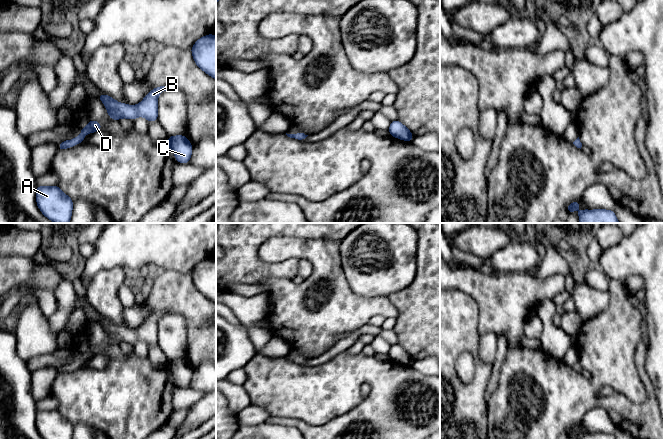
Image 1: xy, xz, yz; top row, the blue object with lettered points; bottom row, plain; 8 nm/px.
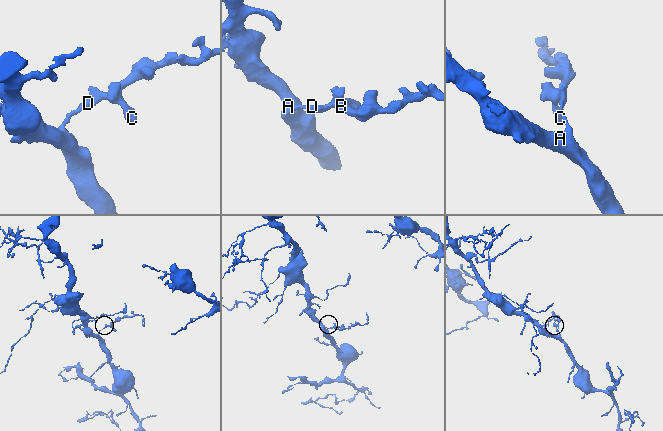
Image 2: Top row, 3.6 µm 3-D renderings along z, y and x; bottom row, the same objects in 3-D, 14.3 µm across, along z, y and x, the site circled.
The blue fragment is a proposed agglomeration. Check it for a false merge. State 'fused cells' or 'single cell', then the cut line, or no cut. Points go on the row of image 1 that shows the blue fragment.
single cell | no cut

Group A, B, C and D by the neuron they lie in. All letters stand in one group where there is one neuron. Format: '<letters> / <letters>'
A B C D

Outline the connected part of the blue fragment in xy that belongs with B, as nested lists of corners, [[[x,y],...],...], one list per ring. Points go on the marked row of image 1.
[[[165,86],[153,88],[137,105],[129,105],[116,101],[107,94],[98,95],[98,99],[104,104],[109,118],[119,121],[121,118],[135,120],[144,117],[148,122],[158,121],[158,97],[168,90]]]

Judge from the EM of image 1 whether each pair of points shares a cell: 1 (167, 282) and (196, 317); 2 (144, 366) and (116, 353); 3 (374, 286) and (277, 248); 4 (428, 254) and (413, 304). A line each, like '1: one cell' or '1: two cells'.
1: one cell
2: two cells
3: two cells
4: one cell

